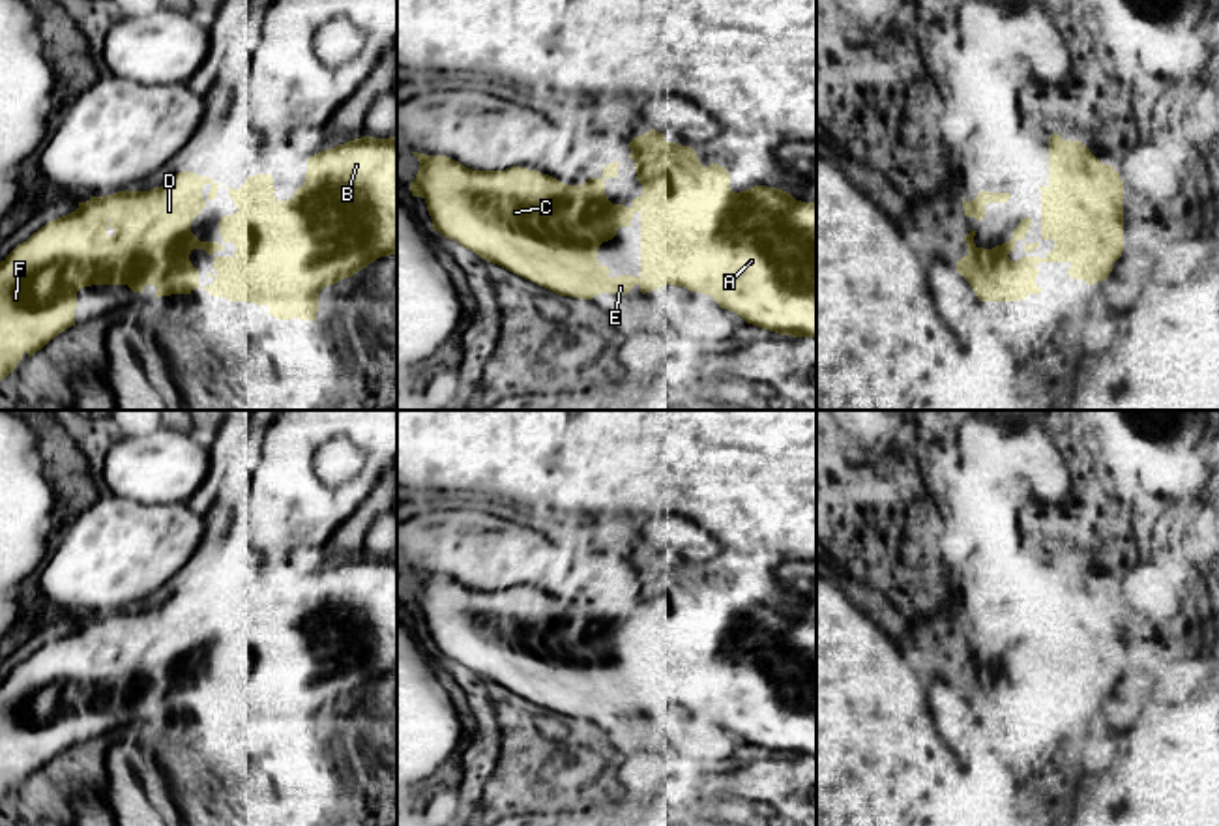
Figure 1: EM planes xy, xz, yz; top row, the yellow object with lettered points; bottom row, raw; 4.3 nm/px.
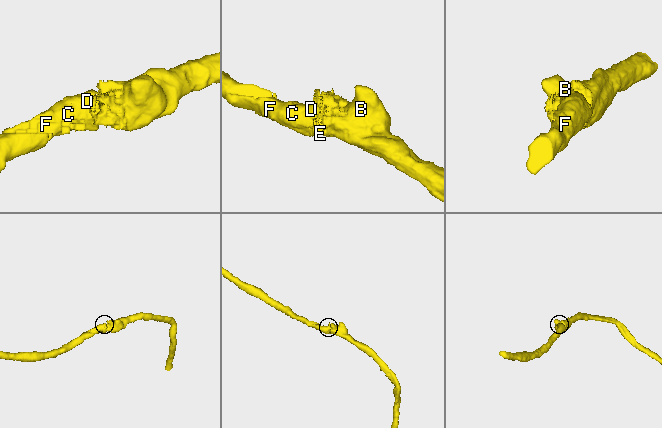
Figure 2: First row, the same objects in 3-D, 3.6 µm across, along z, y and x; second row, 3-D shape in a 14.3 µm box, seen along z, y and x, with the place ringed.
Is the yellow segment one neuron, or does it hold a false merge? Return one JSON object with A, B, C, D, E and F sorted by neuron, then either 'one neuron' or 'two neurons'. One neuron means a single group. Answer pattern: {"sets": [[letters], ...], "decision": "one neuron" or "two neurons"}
{"sets": [["A", "B", "C", "D", "E", "F"]], "decision": "one neuron"}

